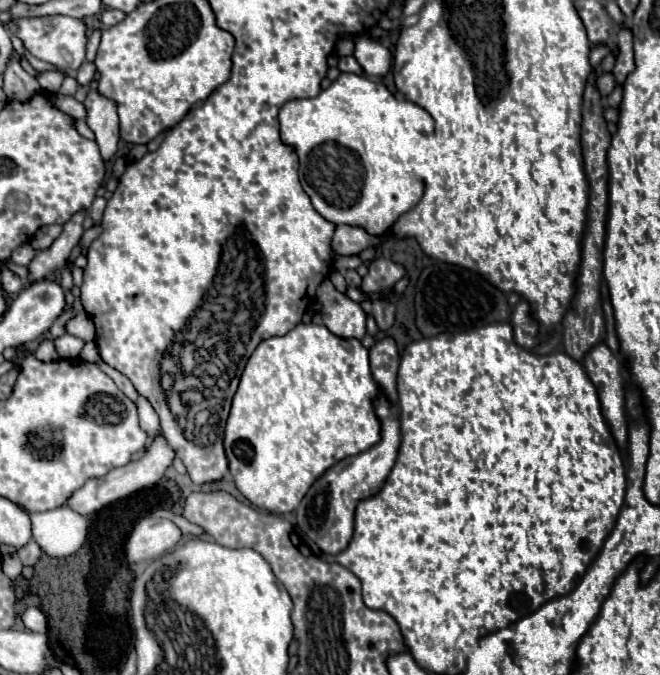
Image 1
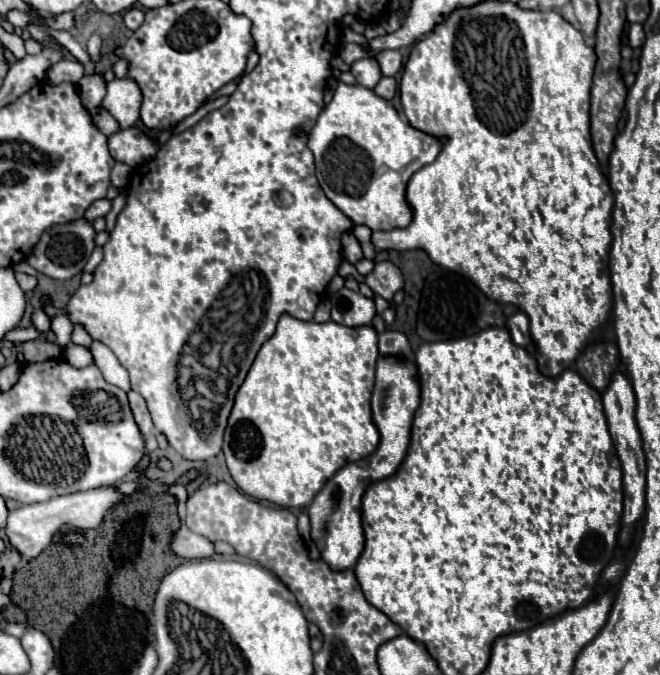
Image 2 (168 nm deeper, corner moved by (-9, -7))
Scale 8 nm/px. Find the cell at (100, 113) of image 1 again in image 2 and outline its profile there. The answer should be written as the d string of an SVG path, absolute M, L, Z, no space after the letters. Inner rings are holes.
M113 79L107 87L107 95L103 99L103 107L119 121L121 129L127 129L139 121L141 109L141 89L129 79Z

